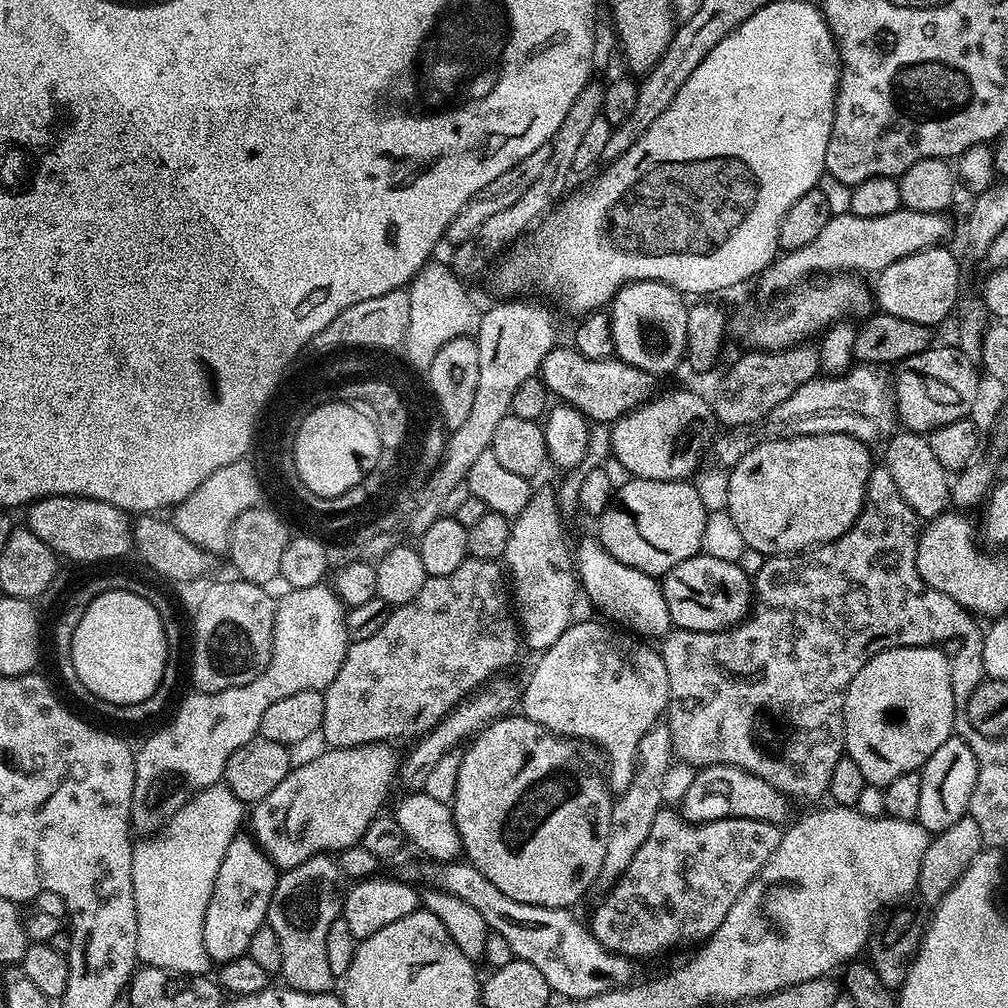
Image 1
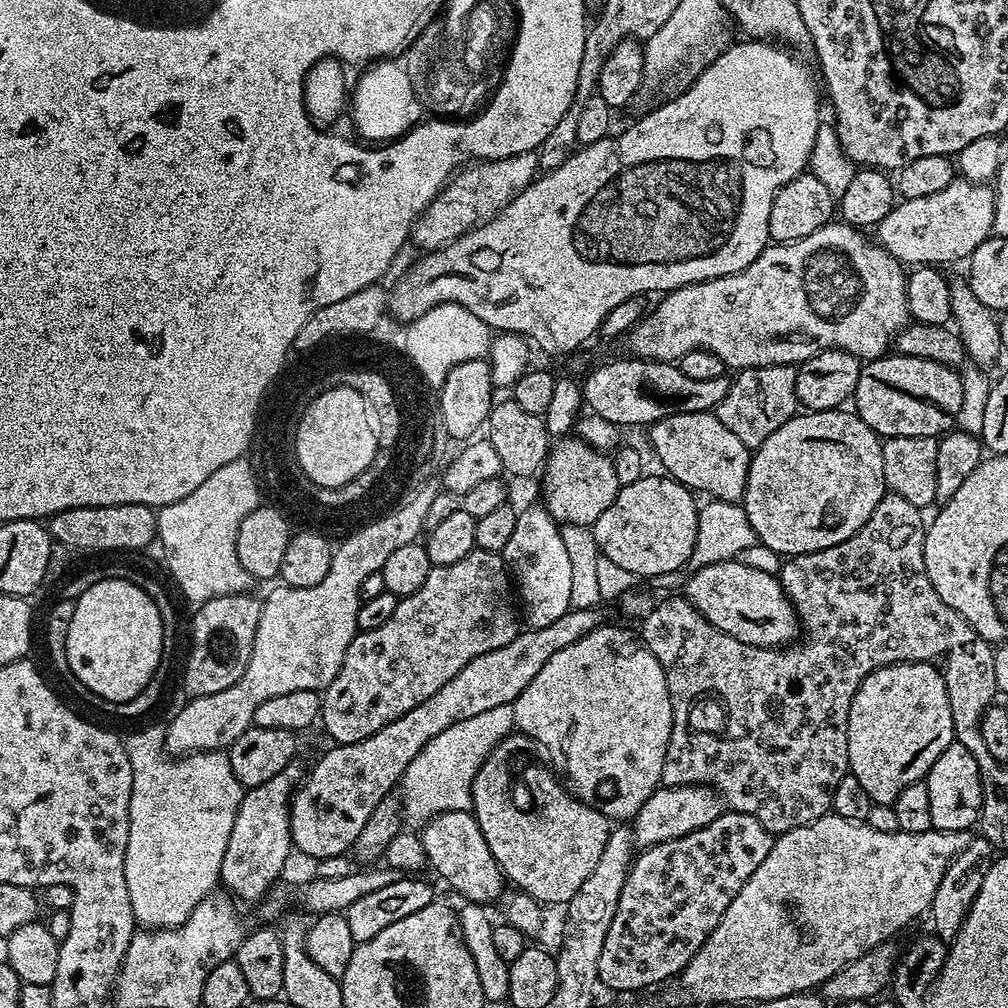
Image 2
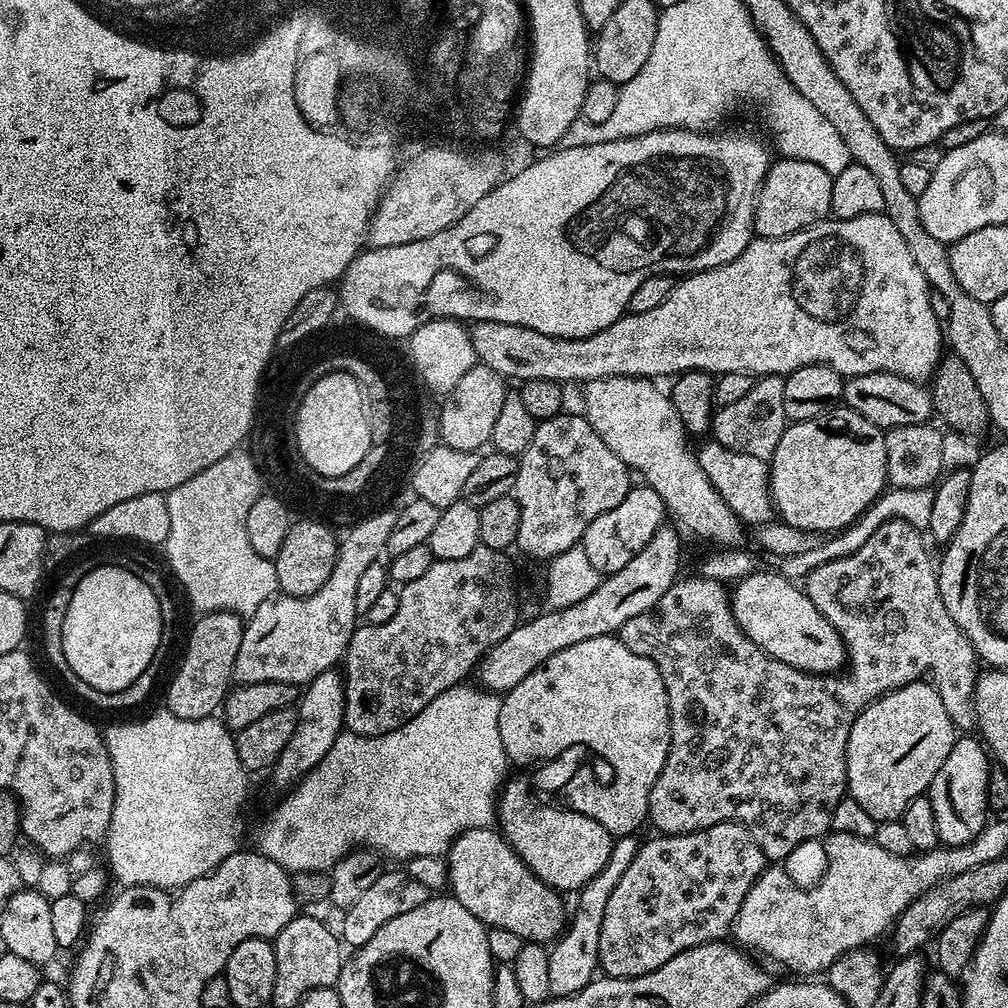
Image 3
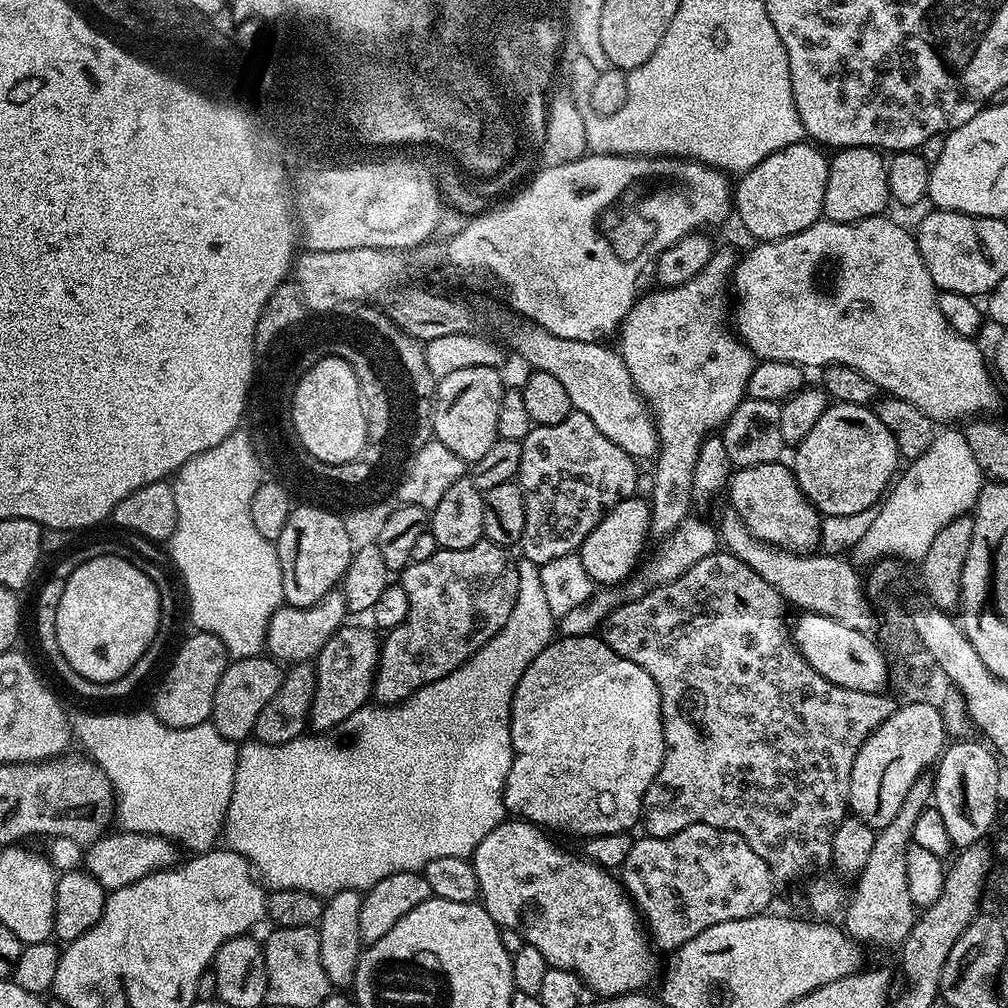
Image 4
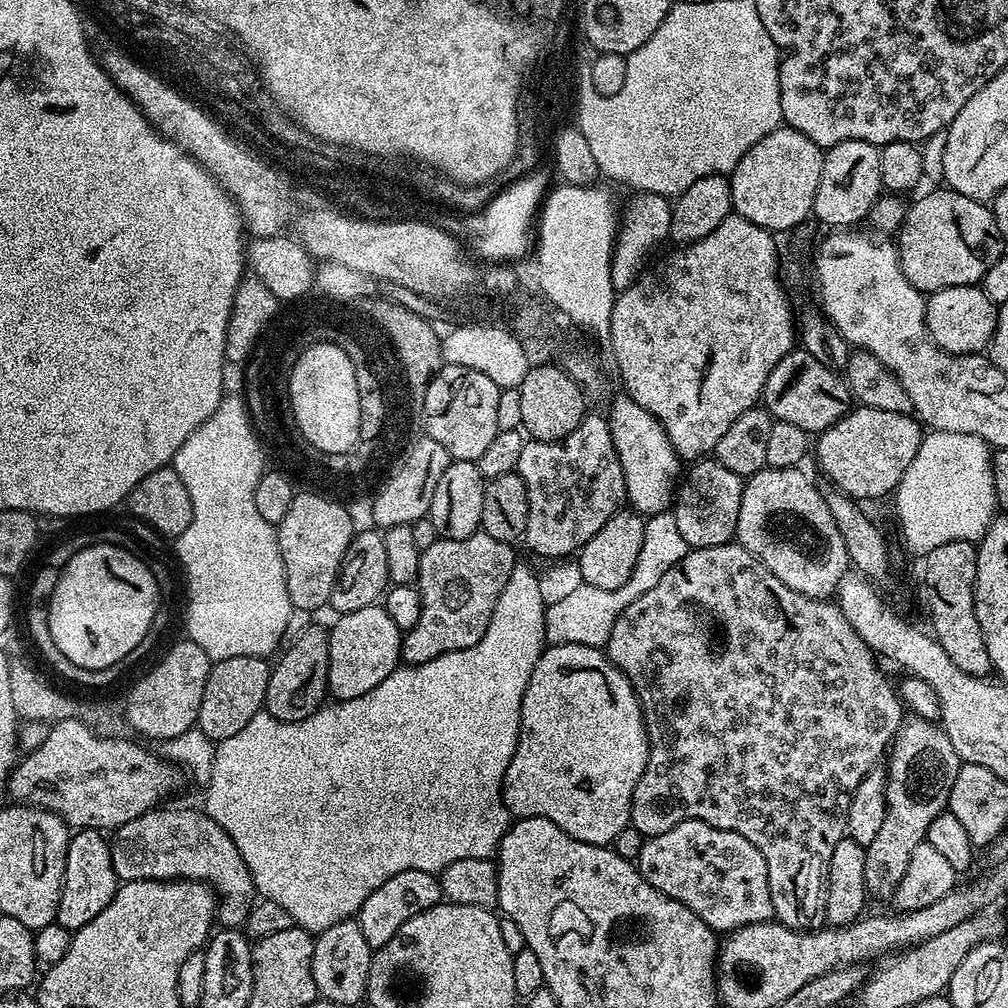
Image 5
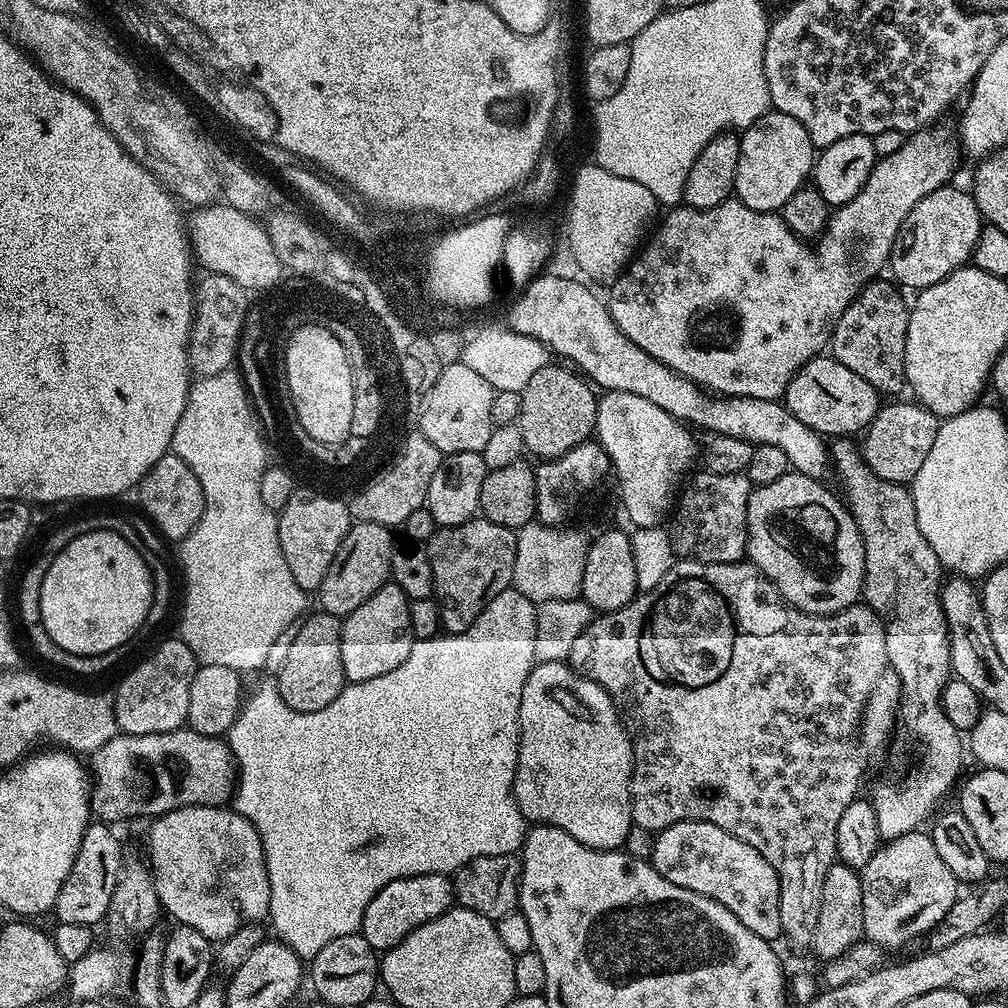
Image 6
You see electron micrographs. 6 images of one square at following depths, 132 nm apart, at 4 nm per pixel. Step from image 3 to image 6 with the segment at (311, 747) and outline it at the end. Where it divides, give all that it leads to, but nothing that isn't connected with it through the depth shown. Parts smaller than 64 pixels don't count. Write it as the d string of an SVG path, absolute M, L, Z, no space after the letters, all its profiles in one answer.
M383 584L358 610L342 620L342 670L349 684L366 682L390 674L410 658L413 634L410 630L410 601L397 584Z

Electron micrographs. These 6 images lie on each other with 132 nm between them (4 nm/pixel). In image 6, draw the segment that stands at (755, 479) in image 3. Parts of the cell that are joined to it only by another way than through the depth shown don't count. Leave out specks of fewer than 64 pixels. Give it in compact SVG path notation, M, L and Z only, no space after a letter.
M790 470L782 478L776 479L775 482L770 482L770 486L762 486L761 488L753 487L752 497L748 503L747 559L758 569L761 576L766 577L777 588L781 597L788 604L804 612L808 612L811 616L833 615L844 608L855 605L861 599L864 590L864 543L856 525L856 519L852 516L851 511L842 503L841 497L837 493L836 497L830 489L823 488L824 486L819 480L810 478L801 472Z

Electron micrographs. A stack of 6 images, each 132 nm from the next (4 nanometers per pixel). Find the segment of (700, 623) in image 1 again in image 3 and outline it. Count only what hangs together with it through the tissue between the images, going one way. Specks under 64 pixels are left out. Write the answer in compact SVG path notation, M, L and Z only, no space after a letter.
M757 570L735 581L733 588L736 589L731 589L730 607L738 626L774 660L818 676L836 674L845 667L848 654L843 638L799 583L787 580L776 570Z

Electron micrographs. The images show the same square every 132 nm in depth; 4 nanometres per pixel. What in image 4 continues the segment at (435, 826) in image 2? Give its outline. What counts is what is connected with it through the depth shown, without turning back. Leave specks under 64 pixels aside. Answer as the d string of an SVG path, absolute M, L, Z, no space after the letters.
M508 818L478 842L470 859L480 891L478 900L484 905L486 914L494 918L499 928L518 930L526 944L534 946L534 950L542 950L542 958L546 958L551 967L576 972L585 989L592 991L593 988L597 997L614 997L647 989L647 984L658 976L657 953L623 883L609 869L559 848L548 836L551 835L545 829L526 820Z

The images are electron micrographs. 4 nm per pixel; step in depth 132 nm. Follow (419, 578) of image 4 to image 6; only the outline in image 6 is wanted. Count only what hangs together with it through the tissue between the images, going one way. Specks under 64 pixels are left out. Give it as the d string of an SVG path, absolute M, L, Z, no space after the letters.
M473 518L453 528L440 528L427 541L430 566L434 570L434 599L440 607L440 627L445 633L455 634L467 630L487 604L509 588L514 570L516 535L513 529L498 526L498 522Z

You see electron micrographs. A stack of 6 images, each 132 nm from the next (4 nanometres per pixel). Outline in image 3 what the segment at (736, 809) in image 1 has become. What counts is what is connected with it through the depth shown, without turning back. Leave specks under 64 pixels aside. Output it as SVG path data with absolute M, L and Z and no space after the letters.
M635 835L619 837L613 843L610 850L610 858L602 870L598 870L596 877L579 889L580 905L576 913L571 913L570 923L565 927L562 935L551 945L548 957L548 977L550 977L550 990L552 996L569 996L578 994L591 980L596 979L600 968L600 955L598 954L598 938L602 930L602 918L606 902L610 902L610 894L614 886L618 886L618 880L622 874L626 874L626 868L630 862L634 862L634 856L638 847L638 840Z

